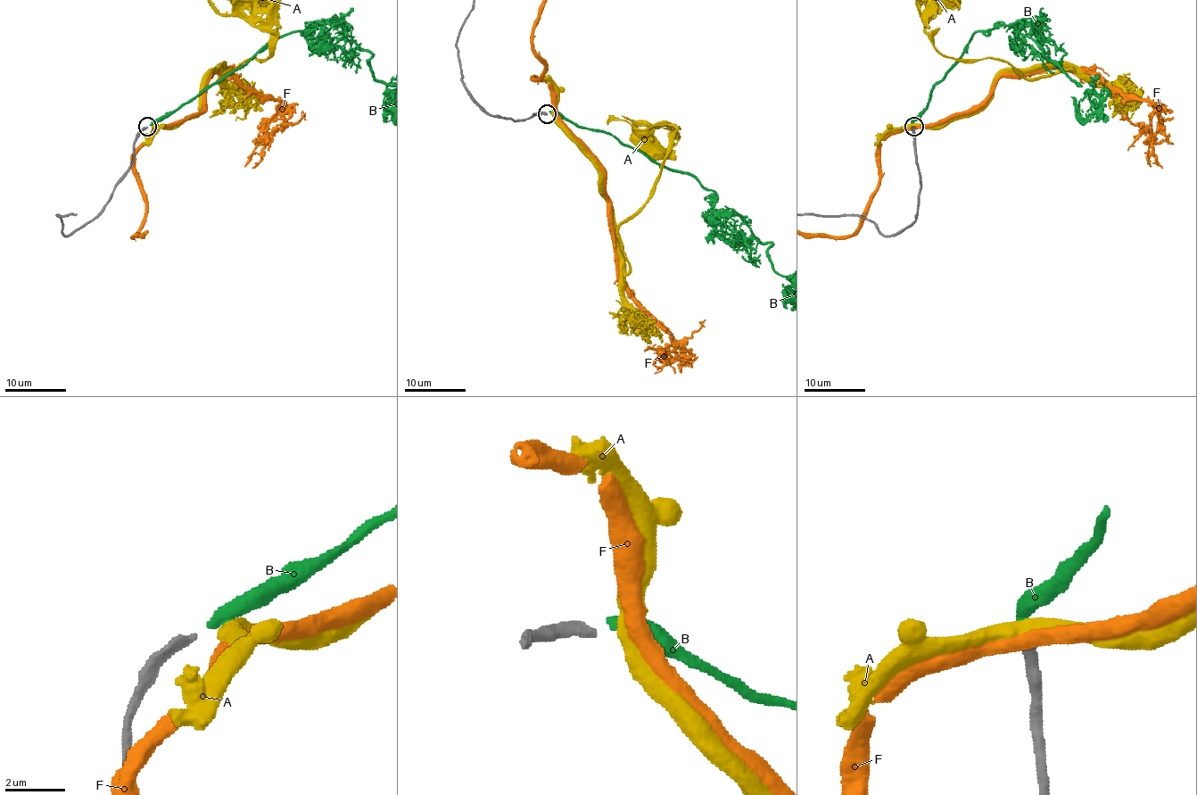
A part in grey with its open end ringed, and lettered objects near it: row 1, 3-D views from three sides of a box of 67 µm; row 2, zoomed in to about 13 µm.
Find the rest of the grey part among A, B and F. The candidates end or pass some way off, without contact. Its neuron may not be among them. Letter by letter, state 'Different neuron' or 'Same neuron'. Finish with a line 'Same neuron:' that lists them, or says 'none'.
A: Different neuron
B: Same neuron
F: Different neuron
Same neuron: B

